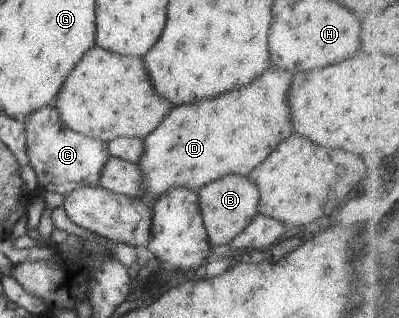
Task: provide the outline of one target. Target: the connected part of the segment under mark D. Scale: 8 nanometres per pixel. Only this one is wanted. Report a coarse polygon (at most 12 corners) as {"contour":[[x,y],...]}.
{"contour":[[291,74],[173,107],[143,138],[149,206],[247,176],[291,134]]}

